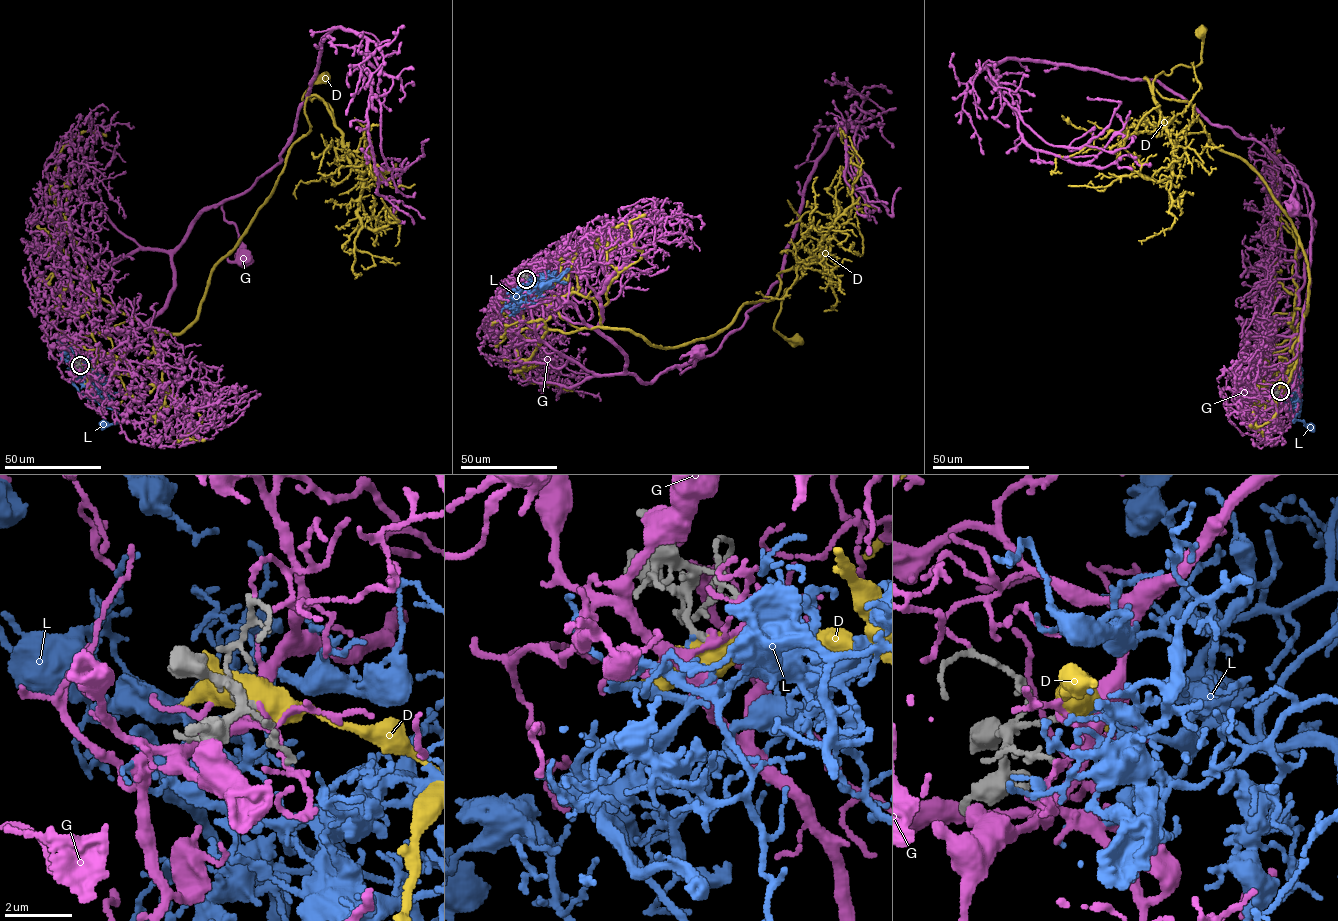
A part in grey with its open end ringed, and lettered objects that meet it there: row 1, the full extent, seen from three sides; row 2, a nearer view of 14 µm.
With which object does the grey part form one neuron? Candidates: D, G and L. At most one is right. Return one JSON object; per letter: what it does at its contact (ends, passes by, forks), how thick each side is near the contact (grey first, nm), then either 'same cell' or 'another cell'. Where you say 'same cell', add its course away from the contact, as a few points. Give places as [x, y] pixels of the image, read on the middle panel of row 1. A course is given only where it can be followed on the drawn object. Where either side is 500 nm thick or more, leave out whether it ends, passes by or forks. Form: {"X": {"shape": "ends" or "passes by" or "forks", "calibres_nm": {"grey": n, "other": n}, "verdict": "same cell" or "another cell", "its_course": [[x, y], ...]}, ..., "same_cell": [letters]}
{"D": {"calibres_nm": {"grey": 200, "other": 850}, "verdict": "another cell"}, "G": {"shape": "forks", "calibres_nm": {"grey": 200, "other": 130}, "verdict": "another cell"}, "L": {"shape": "ends", "calibres_nm": {"grey": 220, "other": 130}, "verdict": "another cell"}, "same_cell": []}

